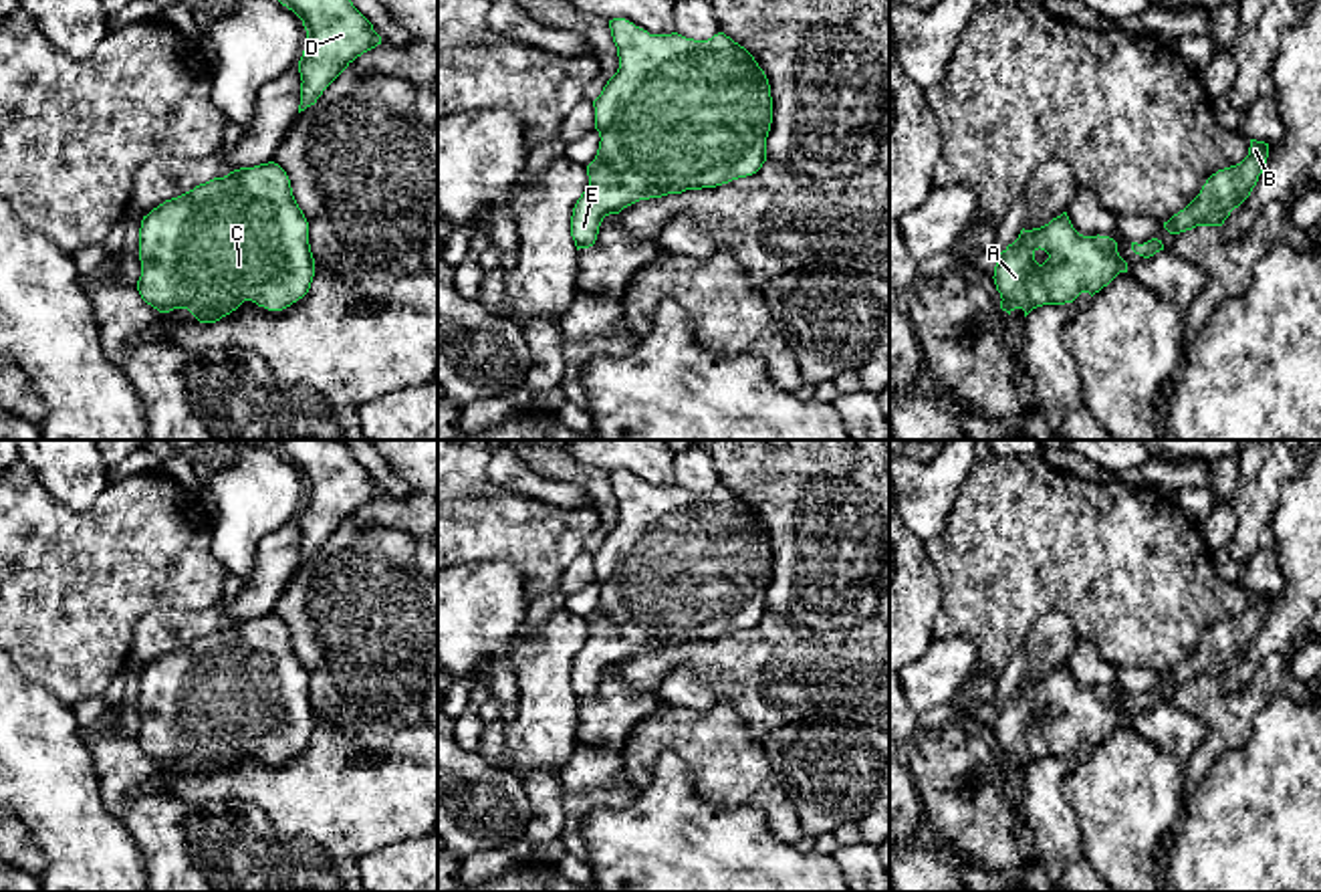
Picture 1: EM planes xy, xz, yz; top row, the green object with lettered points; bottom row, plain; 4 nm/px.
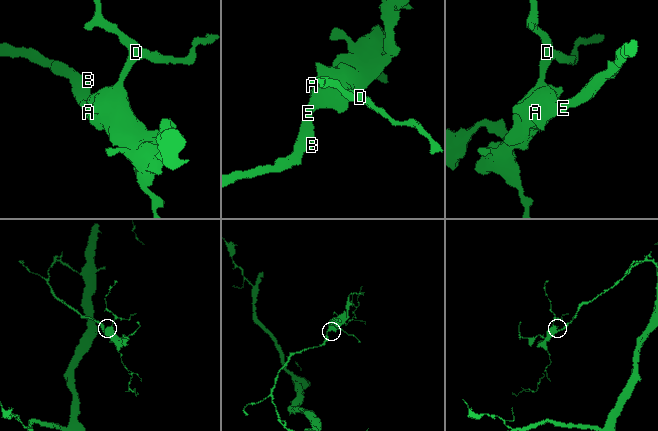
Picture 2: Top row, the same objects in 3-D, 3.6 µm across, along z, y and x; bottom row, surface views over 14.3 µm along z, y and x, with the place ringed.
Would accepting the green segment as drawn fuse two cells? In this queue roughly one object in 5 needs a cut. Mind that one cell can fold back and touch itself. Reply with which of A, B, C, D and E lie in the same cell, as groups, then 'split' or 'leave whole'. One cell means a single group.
A B C D E; leave whole

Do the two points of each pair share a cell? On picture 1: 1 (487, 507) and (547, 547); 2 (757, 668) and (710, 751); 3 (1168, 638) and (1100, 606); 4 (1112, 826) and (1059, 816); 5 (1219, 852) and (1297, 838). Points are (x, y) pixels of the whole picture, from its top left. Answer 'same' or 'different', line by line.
1: same
2: different
3: same
4: different
5: same

